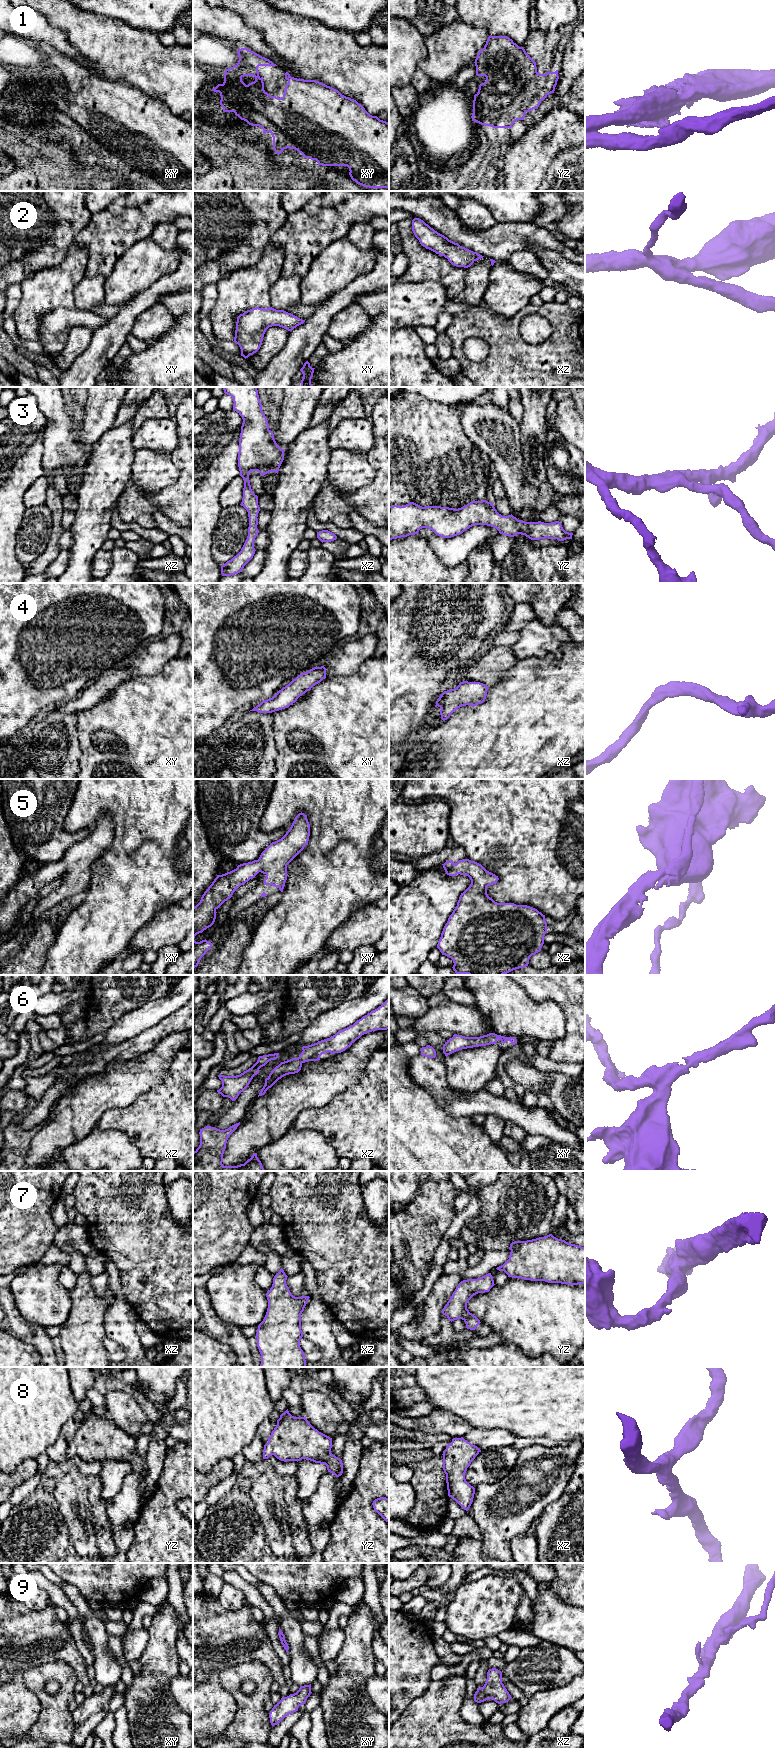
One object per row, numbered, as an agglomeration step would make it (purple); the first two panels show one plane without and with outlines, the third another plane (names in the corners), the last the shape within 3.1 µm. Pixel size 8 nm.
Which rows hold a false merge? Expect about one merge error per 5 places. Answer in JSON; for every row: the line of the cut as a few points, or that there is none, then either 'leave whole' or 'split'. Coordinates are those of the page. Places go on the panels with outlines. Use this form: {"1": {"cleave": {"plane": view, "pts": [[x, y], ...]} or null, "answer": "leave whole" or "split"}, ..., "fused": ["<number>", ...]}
{"1": {"cleave": null, "answer": "leave whole"}, "2": {"cleave": null, "answer": "leave whole"}, "3": {"cleave": null, "answer": "leave whole"}, "4": {"cleave": null, "answer": "leave whole"}, "5": {"cleave": null, "answer": "leave whole"}, "6": {"cleave": null, "answer": "leave whole"}, "7": {"cleave": null, "answer": "leave whole"}, "8": {"cleave": null, "answer": "leave whole"}, "9": {"cleave": null, "answer": "leave whole"}, "fused": []}

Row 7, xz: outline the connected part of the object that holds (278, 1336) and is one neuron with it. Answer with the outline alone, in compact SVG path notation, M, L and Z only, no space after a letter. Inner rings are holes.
M281 1268L266 1293L267 1312L255 1336L261 1354L260 1367L306 1367L300 1347L301 1314L310 1297L293 1296L286 1284L287 1277Z

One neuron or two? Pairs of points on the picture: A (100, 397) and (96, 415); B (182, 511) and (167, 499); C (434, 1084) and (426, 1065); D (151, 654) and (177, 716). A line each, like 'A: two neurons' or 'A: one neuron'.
A: one neuron
B: one neuron
C: one neuron
D: two neurons

